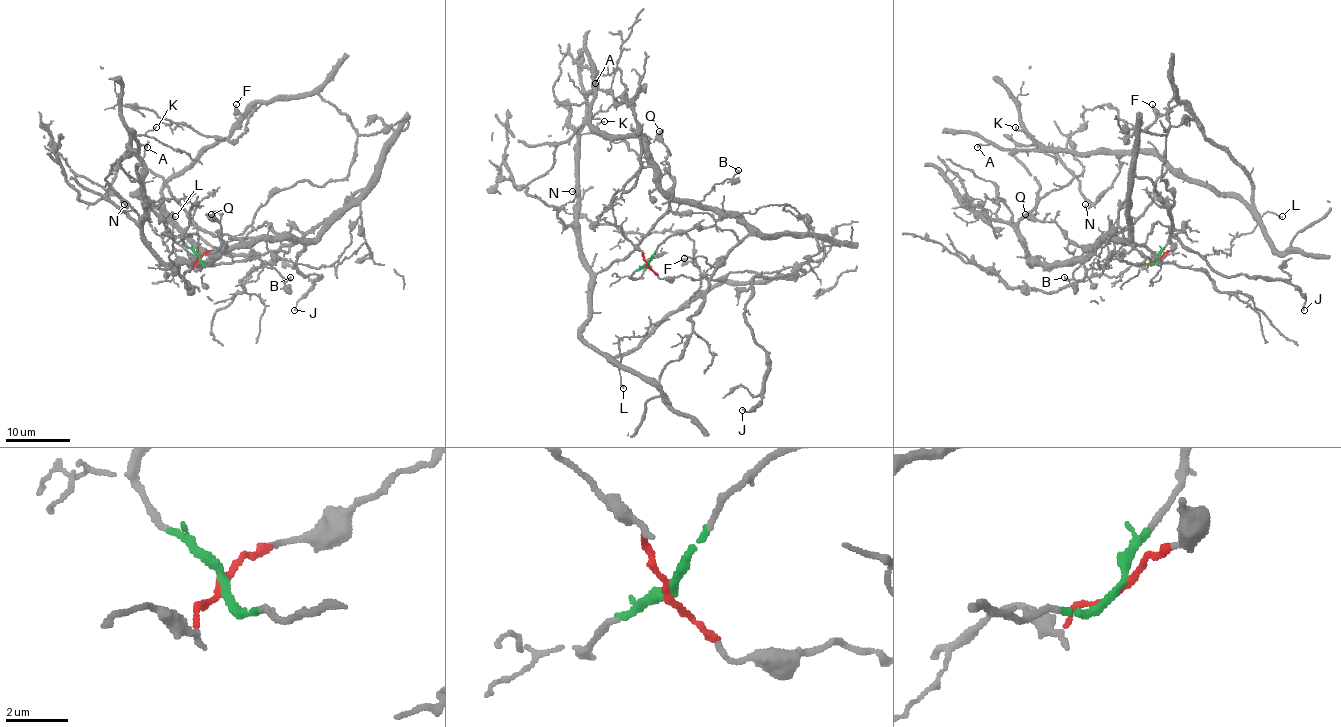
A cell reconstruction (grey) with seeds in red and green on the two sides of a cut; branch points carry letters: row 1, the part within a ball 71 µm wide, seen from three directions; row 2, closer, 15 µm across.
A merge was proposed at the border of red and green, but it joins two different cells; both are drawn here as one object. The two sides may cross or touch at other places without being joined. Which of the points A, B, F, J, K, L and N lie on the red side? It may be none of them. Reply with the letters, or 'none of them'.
A, F, K, L, N

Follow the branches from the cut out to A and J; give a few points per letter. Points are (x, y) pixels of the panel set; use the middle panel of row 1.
A: (648, 264), (661, 279), (806, 272), (707, 288), (635, 348), (599, 354), (582, 335), (577, 134), (595, 84)
J: (648, 264), (694, 227), (822, 242), (820, 259), (752, 282), (744, 319), (767, 375), (741, 409)

